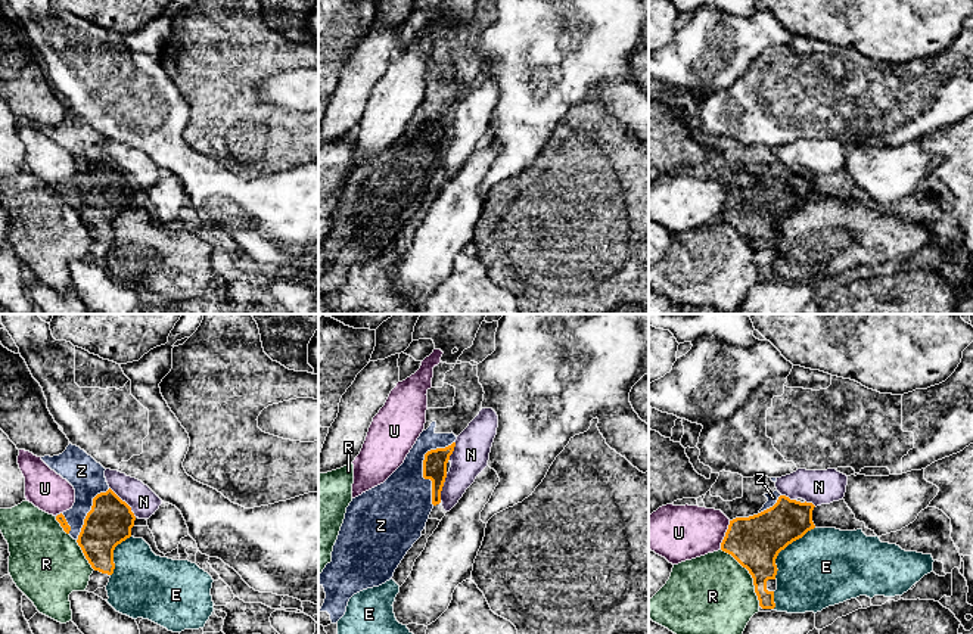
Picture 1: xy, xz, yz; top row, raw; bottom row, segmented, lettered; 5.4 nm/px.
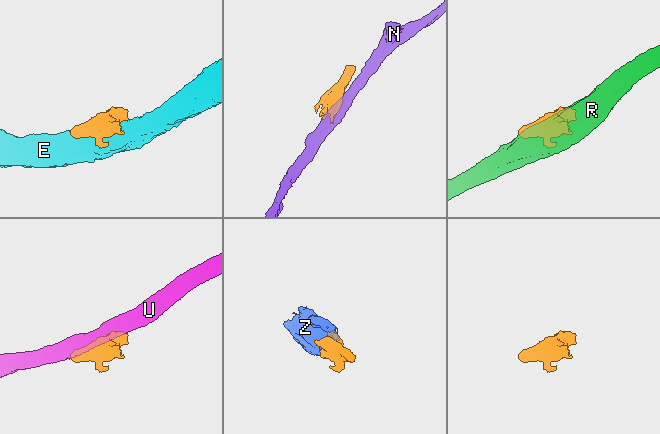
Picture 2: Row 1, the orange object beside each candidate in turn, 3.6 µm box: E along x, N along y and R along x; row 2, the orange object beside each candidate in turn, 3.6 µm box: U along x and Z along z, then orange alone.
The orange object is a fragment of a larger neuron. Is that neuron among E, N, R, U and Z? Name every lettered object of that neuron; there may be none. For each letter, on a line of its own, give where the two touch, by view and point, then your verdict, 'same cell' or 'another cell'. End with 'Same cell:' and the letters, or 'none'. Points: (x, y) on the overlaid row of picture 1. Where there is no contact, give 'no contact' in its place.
E: contact yz (783, 549); another cell
N: contact xy (124, 502); another cell
R: contact yz (751, 574); another cell
U: contact yz (726, 535); another cell
Z: contact xz (423, 466); same cell
Same cell: Z

